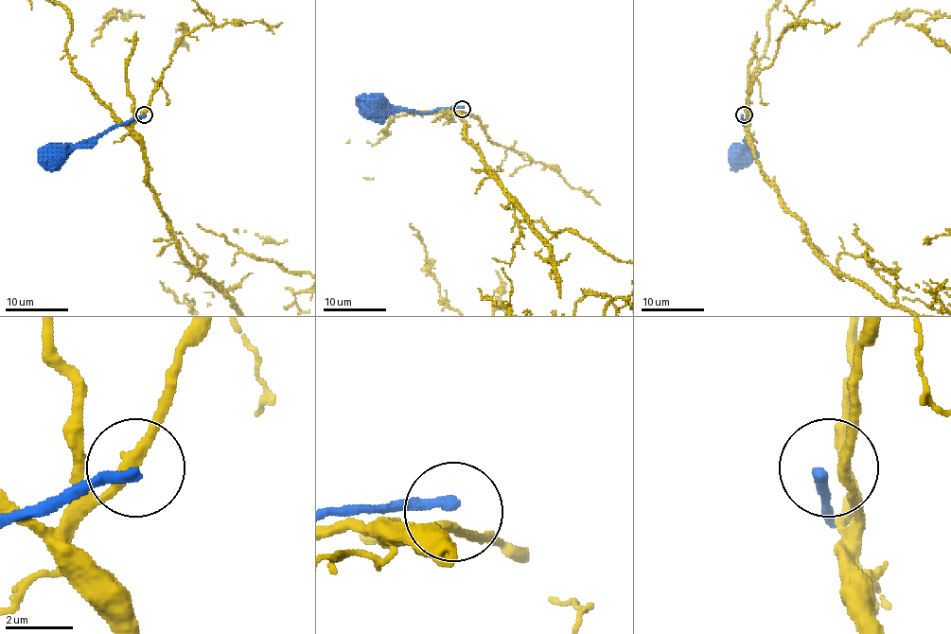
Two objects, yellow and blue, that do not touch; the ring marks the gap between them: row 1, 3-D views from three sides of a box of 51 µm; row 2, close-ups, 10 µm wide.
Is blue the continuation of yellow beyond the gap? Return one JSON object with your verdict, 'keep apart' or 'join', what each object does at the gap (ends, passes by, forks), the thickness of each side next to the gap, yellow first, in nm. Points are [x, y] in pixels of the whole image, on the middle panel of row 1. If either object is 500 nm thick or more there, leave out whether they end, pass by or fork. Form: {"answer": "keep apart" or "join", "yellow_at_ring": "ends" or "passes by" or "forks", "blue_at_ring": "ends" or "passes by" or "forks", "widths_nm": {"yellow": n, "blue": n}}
{"answer": "keep apart", "yellow_at_ring": "passes by", "blue_at_ring": "ends", "widths_nm": {"yellow": 320, "blue": 320}}

